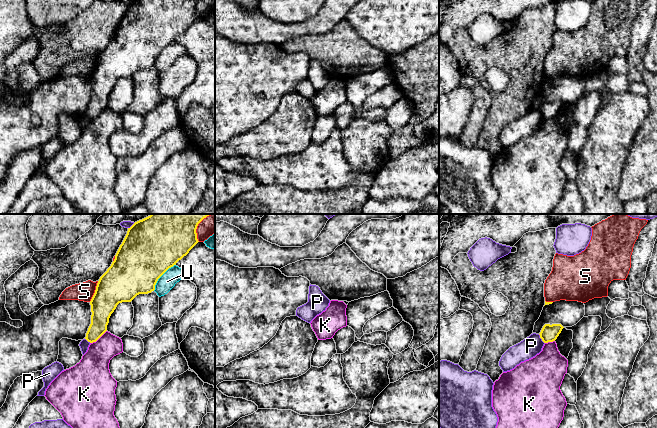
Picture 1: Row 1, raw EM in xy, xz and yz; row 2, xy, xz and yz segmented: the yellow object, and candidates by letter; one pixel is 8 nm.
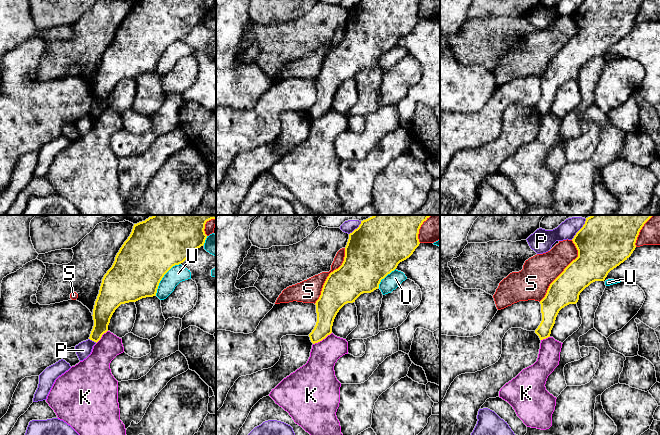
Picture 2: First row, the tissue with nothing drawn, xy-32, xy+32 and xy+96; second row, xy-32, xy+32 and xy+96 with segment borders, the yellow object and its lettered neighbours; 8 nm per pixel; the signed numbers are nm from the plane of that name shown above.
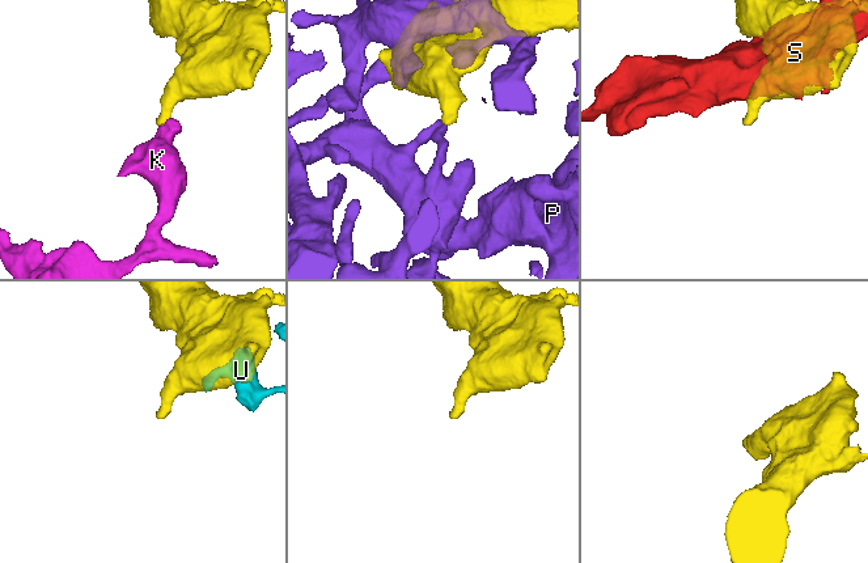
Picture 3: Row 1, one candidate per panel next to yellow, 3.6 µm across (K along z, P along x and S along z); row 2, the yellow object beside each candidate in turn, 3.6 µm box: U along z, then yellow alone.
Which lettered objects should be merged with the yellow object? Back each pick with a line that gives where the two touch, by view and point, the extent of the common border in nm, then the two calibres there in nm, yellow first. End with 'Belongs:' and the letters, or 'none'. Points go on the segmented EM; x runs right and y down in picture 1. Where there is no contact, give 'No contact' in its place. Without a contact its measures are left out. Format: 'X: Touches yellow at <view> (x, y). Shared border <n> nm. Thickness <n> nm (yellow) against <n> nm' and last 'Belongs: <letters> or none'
Belongs: none

